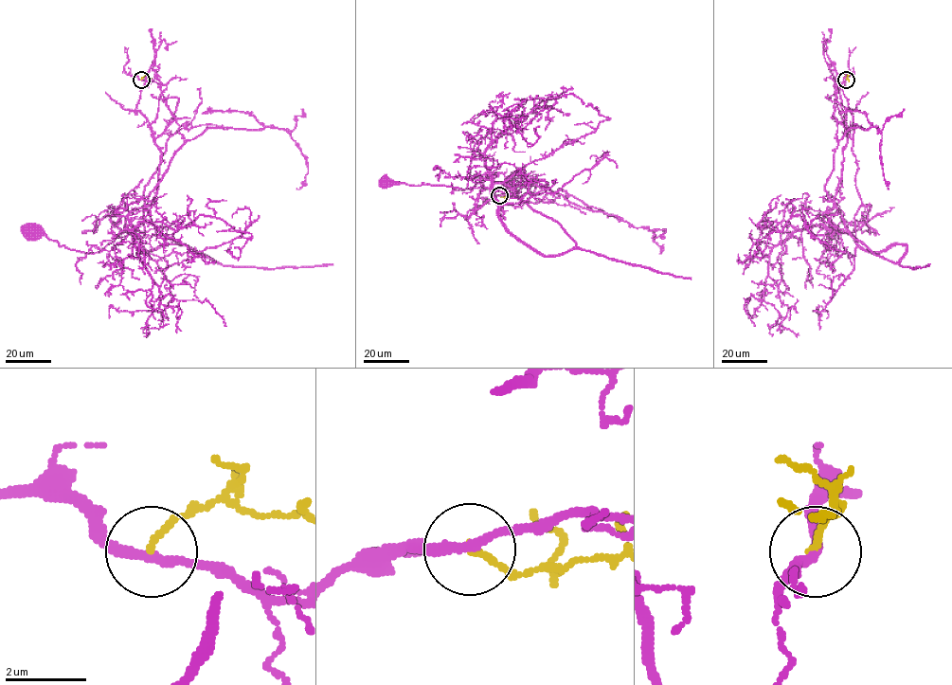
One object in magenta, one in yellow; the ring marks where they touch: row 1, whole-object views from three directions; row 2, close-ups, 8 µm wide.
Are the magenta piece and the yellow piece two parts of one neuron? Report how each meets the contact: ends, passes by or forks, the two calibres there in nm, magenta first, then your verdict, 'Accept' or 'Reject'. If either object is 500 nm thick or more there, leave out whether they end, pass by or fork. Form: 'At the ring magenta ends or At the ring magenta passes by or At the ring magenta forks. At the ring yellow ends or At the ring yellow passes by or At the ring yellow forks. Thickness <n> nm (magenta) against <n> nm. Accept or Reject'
At the ring magenta passes by. At the ring yellow ends. Thickness 240 nm (magenta) against 150 nm. Reject

